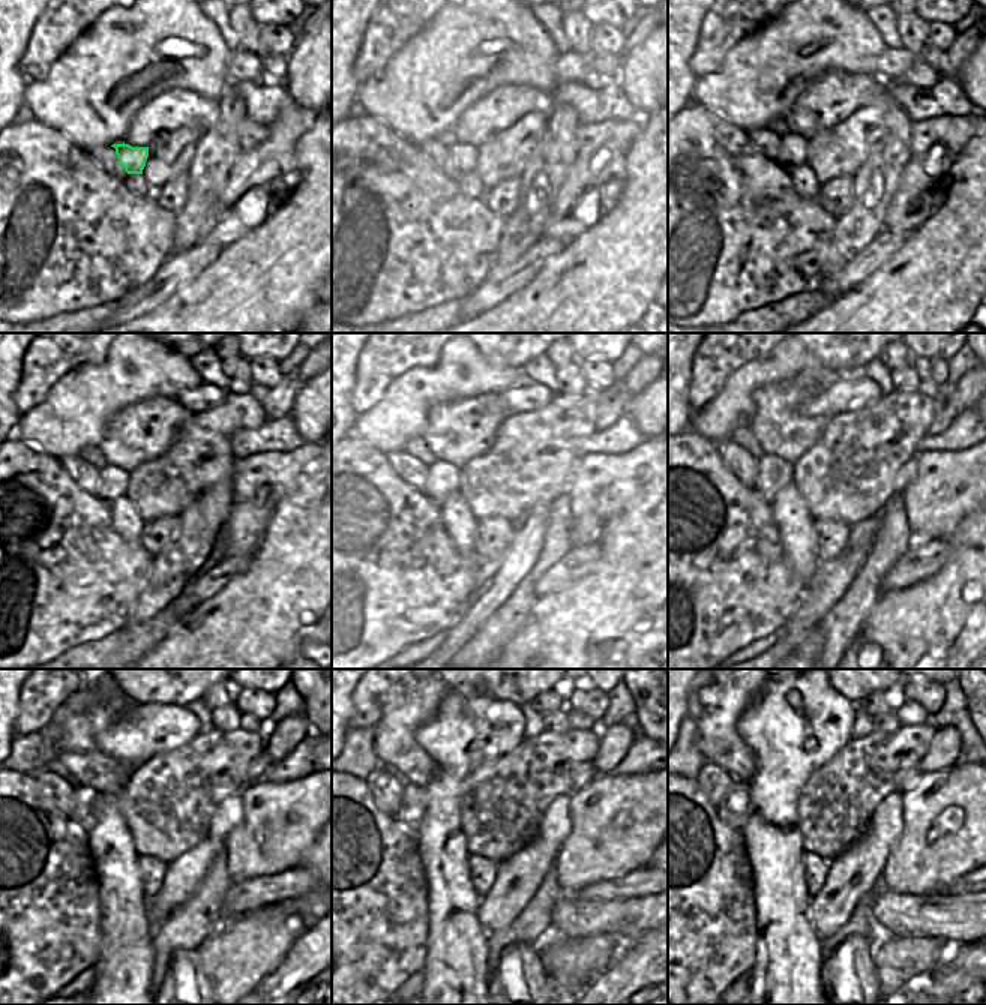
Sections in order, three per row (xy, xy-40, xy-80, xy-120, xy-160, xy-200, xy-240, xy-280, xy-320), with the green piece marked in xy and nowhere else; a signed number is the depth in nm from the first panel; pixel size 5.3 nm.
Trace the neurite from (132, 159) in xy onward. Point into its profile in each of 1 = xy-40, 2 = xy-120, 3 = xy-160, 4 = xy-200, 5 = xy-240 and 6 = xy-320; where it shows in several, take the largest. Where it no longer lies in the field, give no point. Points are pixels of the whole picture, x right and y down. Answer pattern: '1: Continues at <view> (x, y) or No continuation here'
1: Continues at xy-40 (464, 156)
2: Continues at xy-120 (113, 485)
3: Continues at xy-160 (443, 479)
4: Continues at xy-200 (773, 473)
5: Continues at xy-240 (83, 815)
6: Continues at xy-320 (734, 810)

